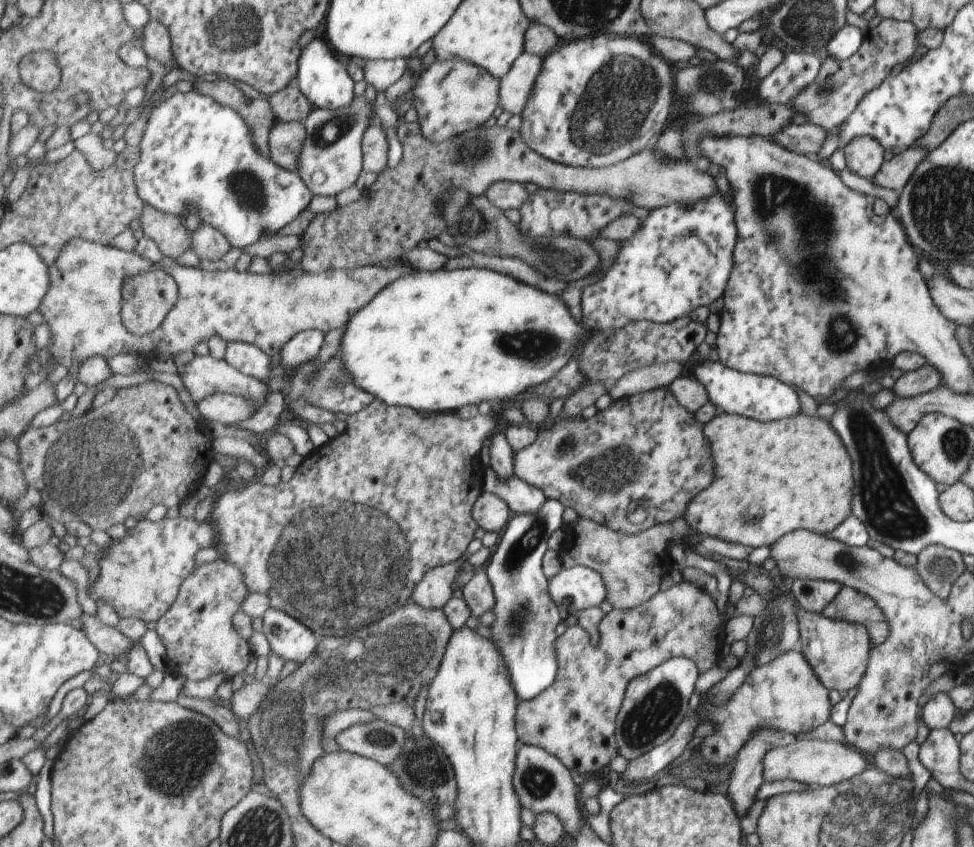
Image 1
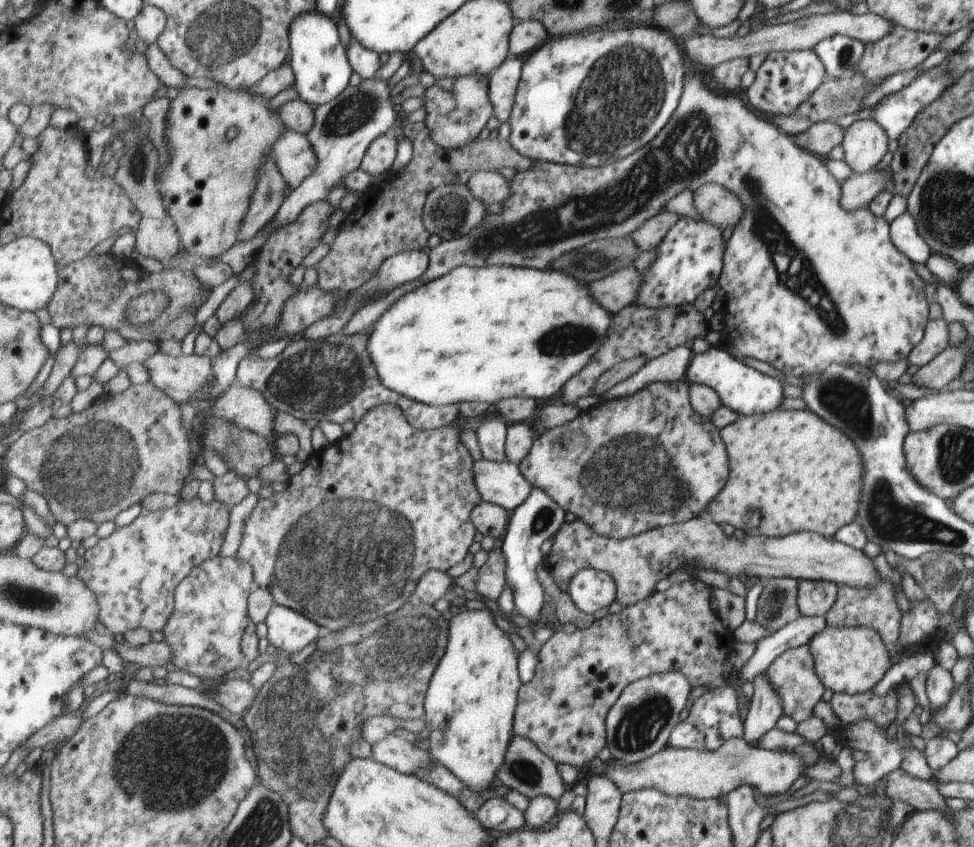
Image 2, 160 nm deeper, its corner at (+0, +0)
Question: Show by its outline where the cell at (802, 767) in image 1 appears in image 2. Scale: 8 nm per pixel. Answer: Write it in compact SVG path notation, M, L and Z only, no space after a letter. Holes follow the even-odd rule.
M729 738L719 748L705 751L696 749L663 748L635 764L617 764L609 761L604 767L607 776L621 793L653 788L665 796L689 796L709 799L726 796L741 784L755 787L762 796L787 794L801 780L805 764L793 751L753 748L742 738Z

